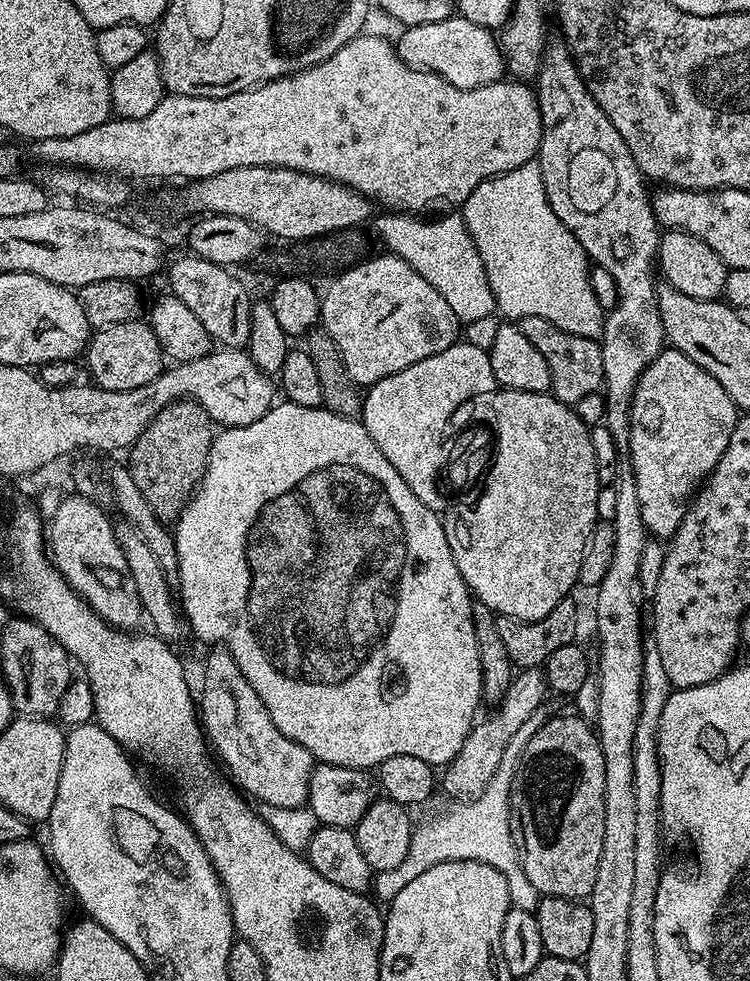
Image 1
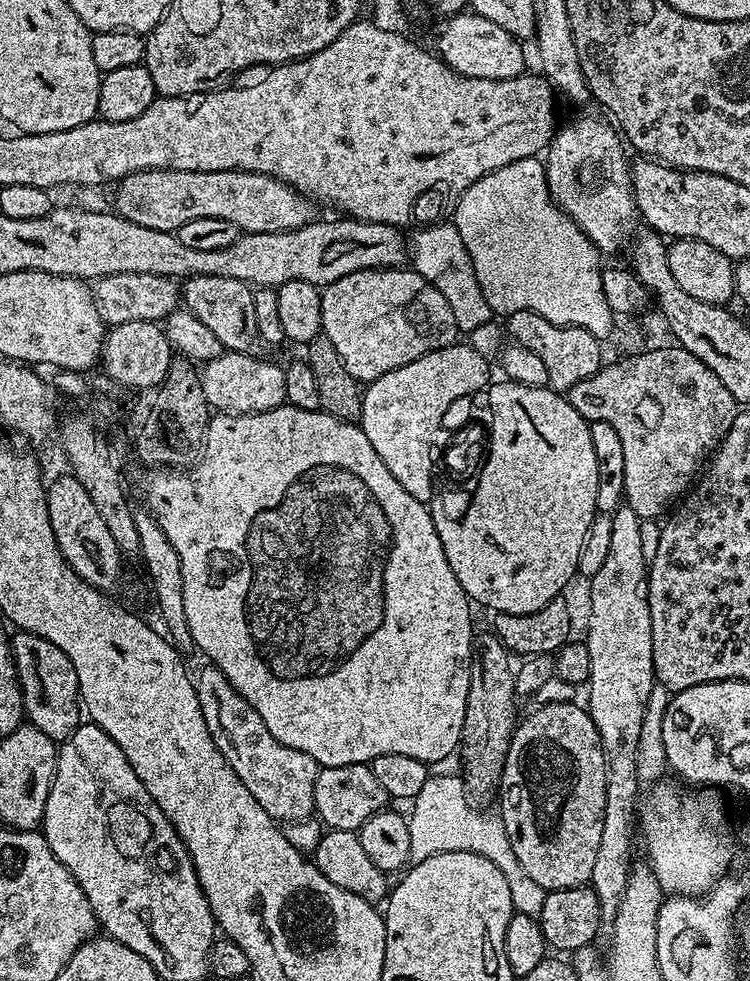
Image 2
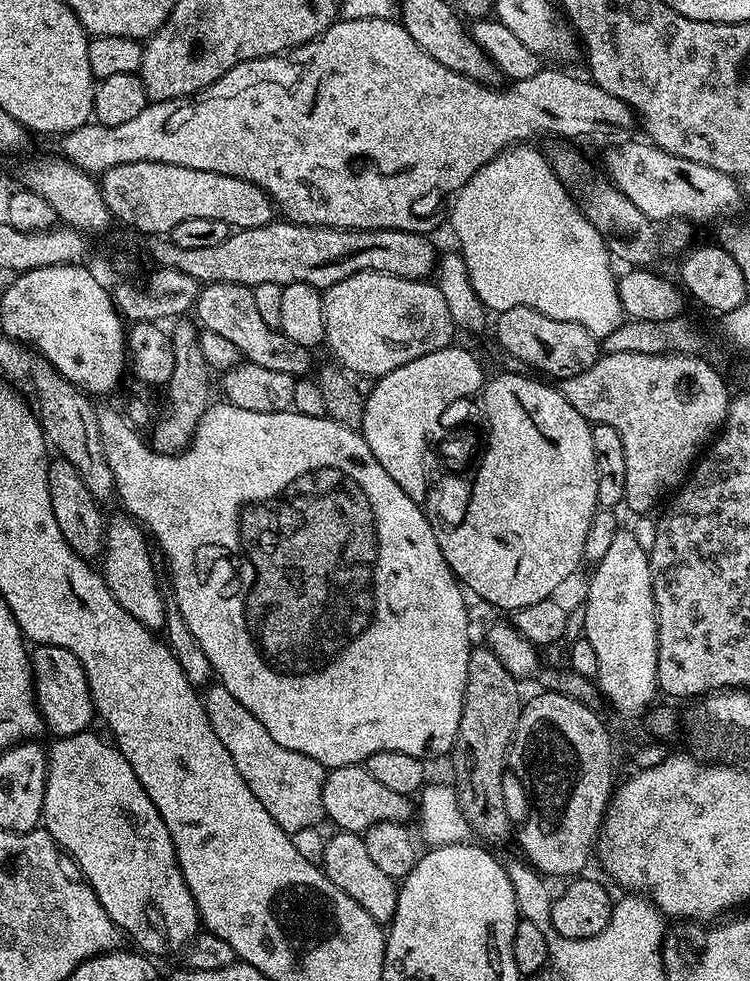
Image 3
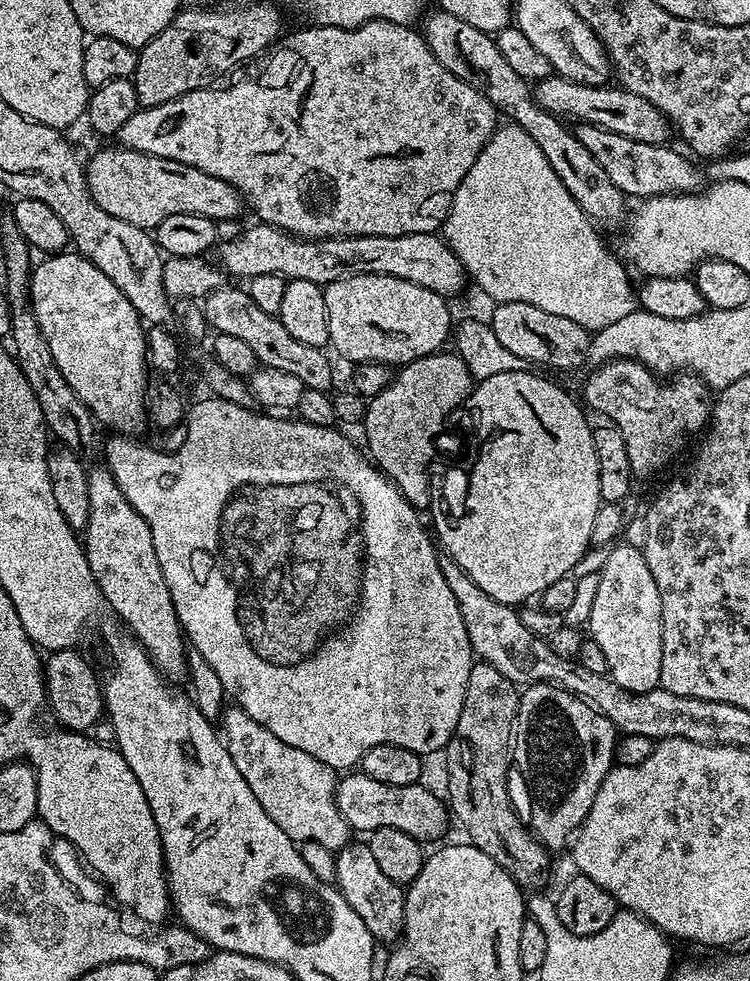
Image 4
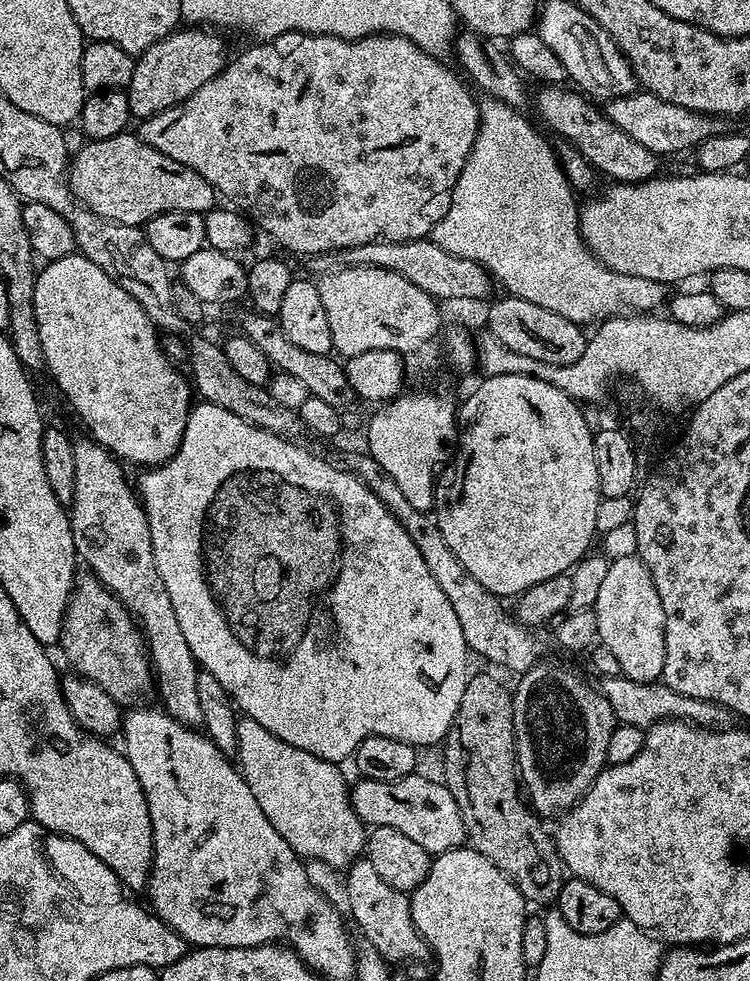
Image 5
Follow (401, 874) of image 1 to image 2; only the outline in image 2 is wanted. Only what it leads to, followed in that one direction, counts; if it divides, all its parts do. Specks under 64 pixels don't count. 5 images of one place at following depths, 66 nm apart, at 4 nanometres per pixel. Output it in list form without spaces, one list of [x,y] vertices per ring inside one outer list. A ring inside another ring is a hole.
[[[429,775],[428,780],[418,790],[415,800],[411,801],[412,813],[407,813],[406,819],[410,830],[410,854],[409,861],[412,864],[422,862],[434,854],[446,854],[447,852],[473,852],[482,854],[502,870],[506,882],[510,886],[510,902],[516,912],[527,916],[539,917],[542,910],[542,902],[546,895],[546,889],[538,886],[526,870],[522,870],[522,862],[510,846],[510,838],[504,829],[504,821],[499,815],[488,812],[479,812],[471,804],[469,793],[465,783],[459,775],[436,776]]]

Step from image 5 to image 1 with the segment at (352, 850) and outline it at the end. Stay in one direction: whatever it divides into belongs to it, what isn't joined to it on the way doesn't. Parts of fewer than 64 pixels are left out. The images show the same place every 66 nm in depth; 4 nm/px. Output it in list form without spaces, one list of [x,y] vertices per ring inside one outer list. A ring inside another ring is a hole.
[[[216,646],[211,649],[212,652],[204,660],[204,689],[198,692],[198,716],[202,721],[202,727],[206,733],[207,739],[216,746],[216,752],[224,759],[224,764],[228,767],[227,775],[234,781],[235,787],[239,789],[241,793],[247,794],[253,801],[261,800],[264,806],[268,808],[302,808],[307,805],[308,802],[308,787],[310,786],[310,774],[314,767],[314,761],[310,750],[306,750],[306,746],[302,746],[298,742],[294,742],[290,738],[286,738],[286,734],[282,734],[282,730],[278,730],[278,726],[274,726],[274,722],[270,718],[270,714],[266,710],[266,706],[252,686],[246,682],[246,678],[238,666],[234,662],[234,658],[227,648],[223,646]]]

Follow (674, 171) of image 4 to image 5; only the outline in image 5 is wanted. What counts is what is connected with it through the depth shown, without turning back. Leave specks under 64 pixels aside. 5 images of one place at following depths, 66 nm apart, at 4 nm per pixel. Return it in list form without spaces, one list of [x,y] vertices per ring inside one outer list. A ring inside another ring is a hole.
[[[544,86],[539,90],[541,92],[534,96],[534,106],[536,102],[536,112],[541,120],[539,123],[549,133],[557,132],[561,141],[575,146],[597,173],[604,175],[605,172],[609,181],[622,184],[640,184],[657,175],[658,157],[646,150],[642,142],[634,142],[630,134],[618,130],[618,126],[614,126],[614,122],[610,122],[610,118],[589,97],[568,86]]]

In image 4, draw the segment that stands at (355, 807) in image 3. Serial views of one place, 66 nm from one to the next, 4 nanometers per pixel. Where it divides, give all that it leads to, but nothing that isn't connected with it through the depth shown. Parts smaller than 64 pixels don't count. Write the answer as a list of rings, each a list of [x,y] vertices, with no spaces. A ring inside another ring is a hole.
[[[352,770],[339,777],[336,805],[353,833],[371,834],[379,828],[393,828],[402,830],[402,834],[410,834],[410,838],[427,842],[438,839],[447,830],[450,811],[449,805],[441,797],[440,801],[430,789],[424,787],[423,783],[386,786],[386,782],[374,782],[374,778],[365,772]]]

